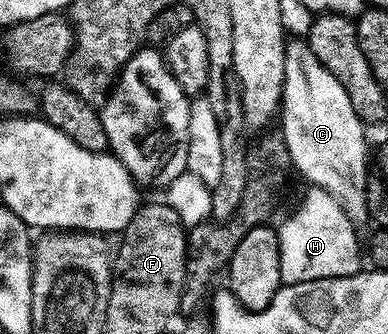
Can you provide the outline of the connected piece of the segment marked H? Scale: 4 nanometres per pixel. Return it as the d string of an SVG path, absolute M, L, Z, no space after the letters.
M313 186L305 189L302 205L283 222L277 225L282 263L282 283L303 284L305 280L351 276L359 271L358 232L355 221L351 220L336 202L332 194Z

